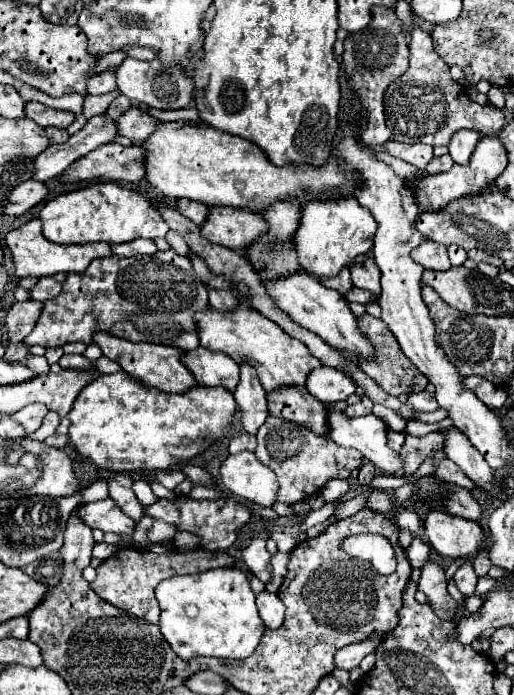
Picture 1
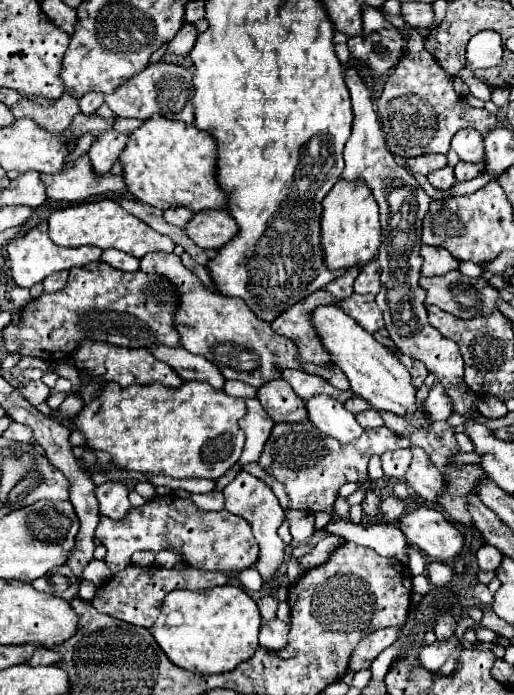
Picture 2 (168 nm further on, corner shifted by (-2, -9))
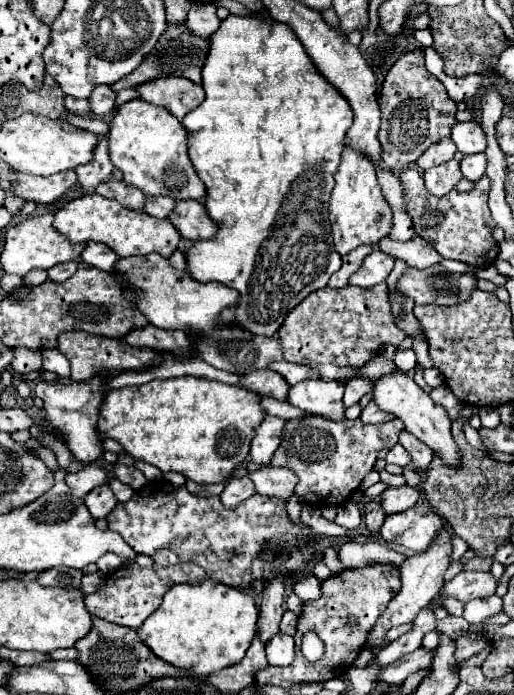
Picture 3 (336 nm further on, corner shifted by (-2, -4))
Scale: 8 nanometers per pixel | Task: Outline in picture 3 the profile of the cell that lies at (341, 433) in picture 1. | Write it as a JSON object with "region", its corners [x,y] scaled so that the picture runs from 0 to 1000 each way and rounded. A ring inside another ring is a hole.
{"region":[[[597,545],[562,560],[558,577],[570,586],[601,591],[609,597],[625,597],[648,606],[663,606],[671,597],[667,586],[667,551],[656,548],[625,548]]]}

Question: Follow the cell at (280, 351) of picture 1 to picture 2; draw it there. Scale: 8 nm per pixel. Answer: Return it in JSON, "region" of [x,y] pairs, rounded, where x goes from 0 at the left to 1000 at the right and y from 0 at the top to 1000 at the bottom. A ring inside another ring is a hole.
{"region":[[[294,363],[286,368],[274,371],[274,383],[278,391],[305,391],[325,397],[340,412],[348,412],[348,426],[352,426],[352,440],[340,452],[340,472],[352,481],[352,492],[356,501],[368,504],[372,509],[387,509],[395,515],[403,515],[407,521],[414,521],[430,538],[442,547],[465,547],[477,550],[484,555],[492,555],[496,561],[504,561],[516,550],[539,547],[547,544],[547,532],[554,529],[589,529],[597,535],[613,535],[609,524],[589,524],[582,527],[582,521],[574,521],[574,498],[566,498],[566,492],[558,492],[558,486],[535,481],[527,475],[527,466],[504,460],[496,452],[488,452],[488,446],[481,443],[481,437],[469,429],[453,429],[453,426],[430,426],[430,423],[414,423],[411,417],[403,417],[352,377],[352,371],[344,365],[317,365],[317,363]]]}

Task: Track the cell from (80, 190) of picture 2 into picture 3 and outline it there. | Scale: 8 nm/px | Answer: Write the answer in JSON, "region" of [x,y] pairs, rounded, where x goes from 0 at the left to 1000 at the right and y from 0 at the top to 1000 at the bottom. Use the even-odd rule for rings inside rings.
{"region":[[[142,246],[103,249],[95,255],[68,255],[56,249],[33,249],[25,281],[45,289],[103,292],[111,283],[119,283],[146,263],[150,263],[150,252]]]}

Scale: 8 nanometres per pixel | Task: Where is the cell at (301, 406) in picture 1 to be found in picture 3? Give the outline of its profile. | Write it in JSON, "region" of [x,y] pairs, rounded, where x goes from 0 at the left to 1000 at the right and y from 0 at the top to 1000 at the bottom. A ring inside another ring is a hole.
{"region":[[[508,531],[496,537],[481,537],[469,542],[469,554],[508,571],[535,571],[543,577],[554,577],[562,554],[543,542],[543,537],[527,531]]]}

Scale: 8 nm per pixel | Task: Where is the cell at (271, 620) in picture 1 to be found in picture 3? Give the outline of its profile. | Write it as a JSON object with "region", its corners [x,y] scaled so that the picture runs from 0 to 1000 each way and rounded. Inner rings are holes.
{"region":[[[539,911],[516,931],[519,937],[519,951],[523,957],[535,960],[558,960],[570,951],[570,940],[574,940],[574,925],[570,917],[554,914],[554,911]]]}

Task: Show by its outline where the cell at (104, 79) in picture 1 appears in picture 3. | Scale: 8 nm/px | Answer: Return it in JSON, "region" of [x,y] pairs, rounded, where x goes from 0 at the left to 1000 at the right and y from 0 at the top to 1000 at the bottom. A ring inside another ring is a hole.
{"region":[[[126,140],[126,157],[146,163],[146,165],[169,165],[169,163],[177,163],[173,145],[169,142],[146,142],[146,140]]]}

